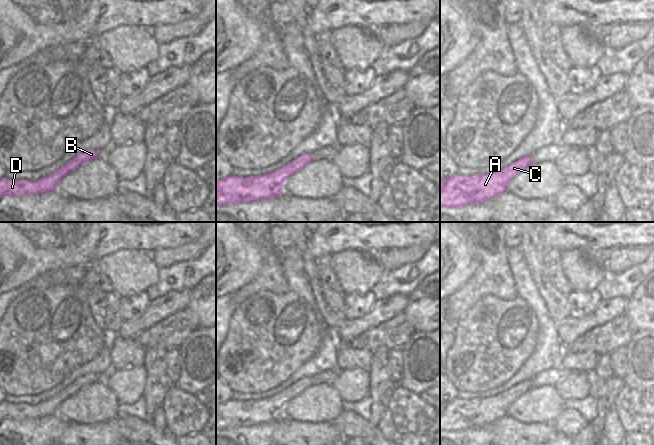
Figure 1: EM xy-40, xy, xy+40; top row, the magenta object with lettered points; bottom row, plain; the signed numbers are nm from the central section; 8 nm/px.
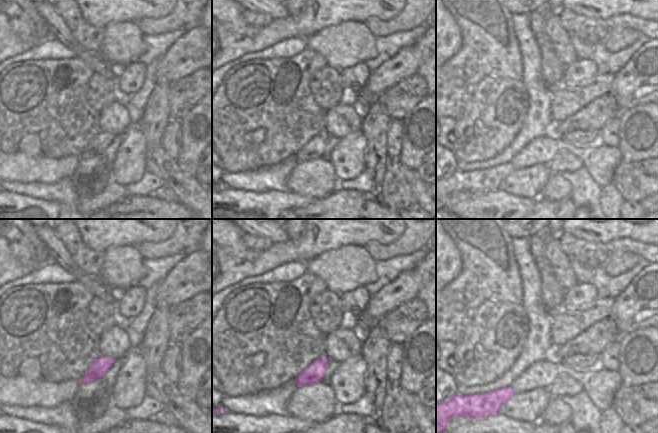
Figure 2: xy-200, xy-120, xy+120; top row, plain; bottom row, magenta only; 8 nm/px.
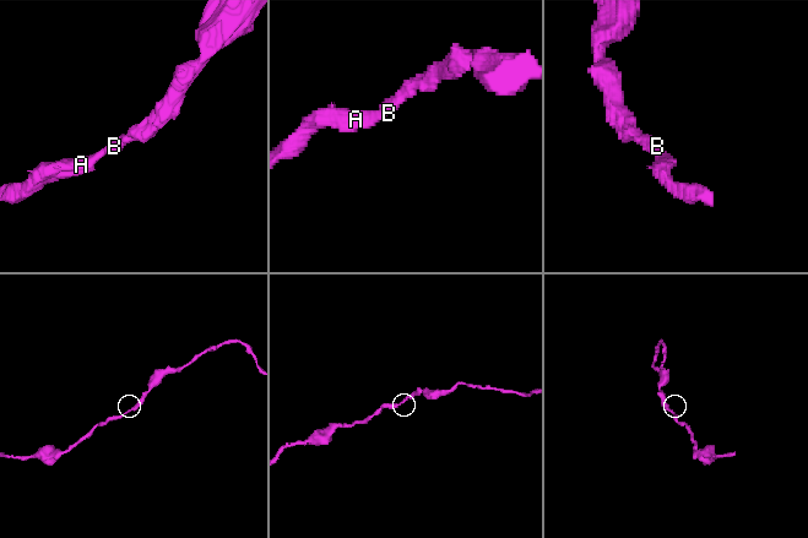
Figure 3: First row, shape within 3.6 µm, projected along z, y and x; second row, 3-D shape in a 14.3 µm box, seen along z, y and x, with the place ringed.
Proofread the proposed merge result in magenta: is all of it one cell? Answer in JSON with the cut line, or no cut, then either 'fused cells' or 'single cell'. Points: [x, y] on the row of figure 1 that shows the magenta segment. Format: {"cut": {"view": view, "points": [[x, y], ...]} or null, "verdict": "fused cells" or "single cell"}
{"cut": null, "verdict": "single cell"}

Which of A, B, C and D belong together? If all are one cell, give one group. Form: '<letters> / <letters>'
A B C D

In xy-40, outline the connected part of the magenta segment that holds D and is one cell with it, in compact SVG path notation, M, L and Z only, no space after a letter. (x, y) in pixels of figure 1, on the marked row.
M96 150L82 152L61 166L56 172L38 180L10 180L3 177L0 179L0 200L4 196L26 196L57 190L57 185L62 178L98 156L100 153Z

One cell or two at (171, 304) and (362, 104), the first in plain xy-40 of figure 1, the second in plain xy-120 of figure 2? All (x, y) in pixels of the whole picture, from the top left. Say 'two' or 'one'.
two

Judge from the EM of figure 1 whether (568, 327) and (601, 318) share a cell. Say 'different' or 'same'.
same

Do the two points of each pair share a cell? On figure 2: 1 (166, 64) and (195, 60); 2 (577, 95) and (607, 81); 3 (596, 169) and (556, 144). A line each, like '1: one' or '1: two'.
1: one
2: one
3: one

